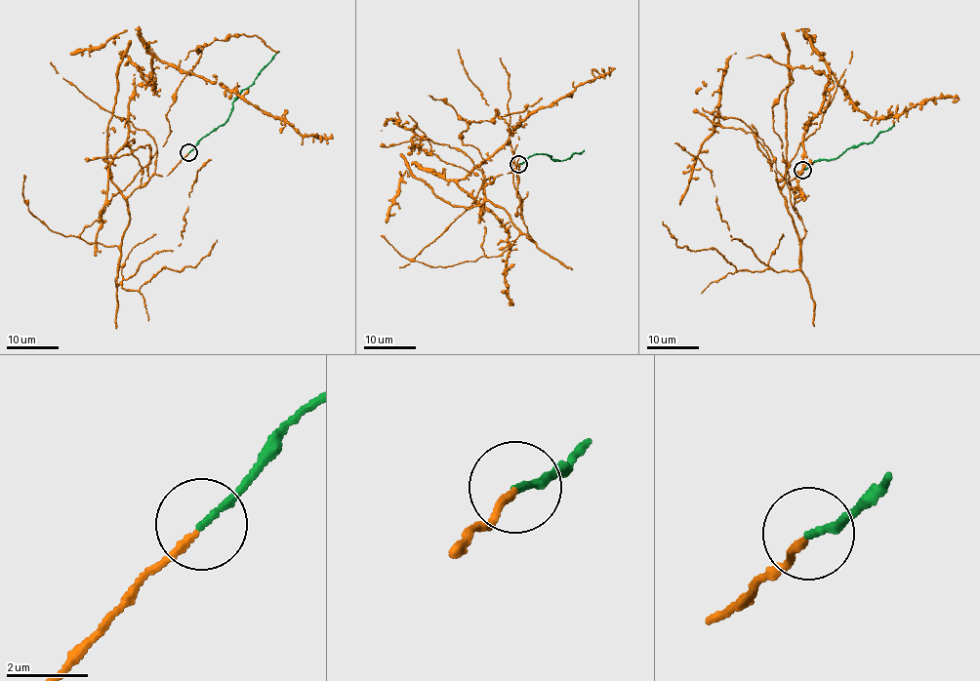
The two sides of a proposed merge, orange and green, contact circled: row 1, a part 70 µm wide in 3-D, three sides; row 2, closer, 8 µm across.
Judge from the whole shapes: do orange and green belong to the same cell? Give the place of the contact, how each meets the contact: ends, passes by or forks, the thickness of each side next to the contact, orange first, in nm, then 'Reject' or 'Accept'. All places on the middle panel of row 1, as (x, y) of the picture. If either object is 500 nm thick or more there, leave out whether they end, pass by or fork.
Place: (518, 164). At the ring orange ends. At the ring green ends. Thickness 150 nm (orange) against 150 nm. Accept

